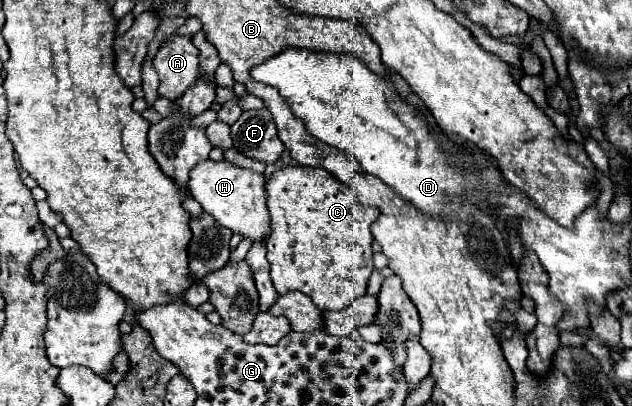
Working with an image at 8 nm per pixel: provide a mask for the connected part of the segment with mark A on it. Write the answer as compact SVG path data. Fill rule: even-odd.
M175 35L165 41L153 59L153 67L161 81L159 95L181 97L199 77L199 49L191 43L191 35Z

